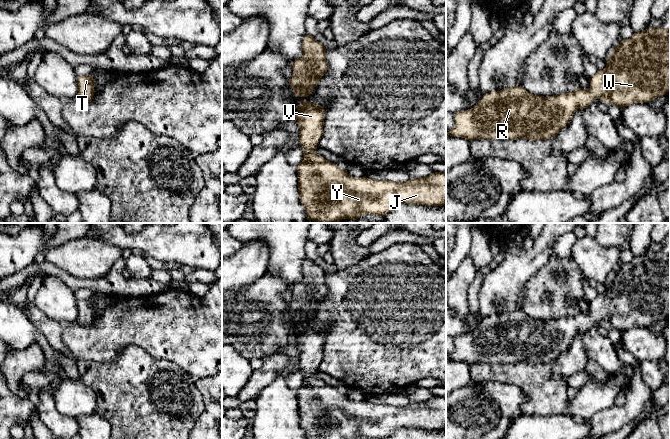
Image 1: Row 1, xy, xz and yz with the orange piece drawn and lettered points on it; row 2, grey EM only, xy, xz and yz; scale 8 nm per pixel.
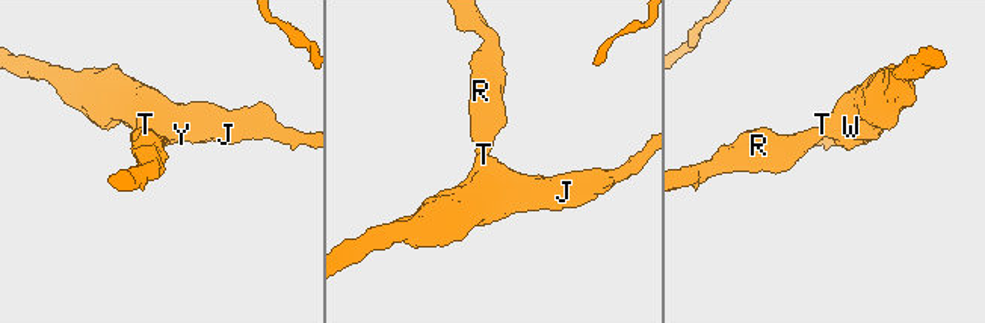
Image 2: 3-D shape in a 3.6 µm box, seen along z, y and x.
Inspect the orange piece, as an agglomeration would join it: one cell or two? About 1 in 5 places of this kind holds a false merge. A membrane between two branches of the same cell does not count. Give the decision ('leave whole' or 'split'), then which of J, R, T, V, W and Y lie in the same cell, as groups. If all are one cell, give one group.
leave whole; groups J R T V W Y

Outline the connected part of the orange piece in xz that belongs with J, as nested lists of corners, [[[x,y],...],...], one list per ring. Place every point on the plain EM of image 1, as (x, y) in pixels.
[[[310,325],[298,329],[297,348],[299,365],[303,371],[303,384],[298,392],[298,415],[300,426],[306,439],[385,439],[399,428],[443,430],[446,428],[446,397],[434,396],[407,406],[374,404],[352,401],[347,394],[339,392],[316,377],[318,366],[323,357],[325,333]]]

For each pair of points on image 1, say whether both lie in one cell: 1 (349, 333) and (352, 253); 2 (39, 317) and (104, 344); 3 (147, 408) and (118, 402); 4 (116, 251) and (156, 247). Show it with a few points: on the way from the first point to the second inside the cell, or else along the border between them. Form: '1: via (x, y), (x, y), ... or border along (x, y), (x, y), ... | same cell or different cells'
1: border along (371, 253), (352, 265), (338, 270) | different cells
2: border along (64, 324), (63, 343), (69, 350) | different cells
3: via (140, 402), (125, 402) | same cell
4: border along (100, 240), (118, 245), (122, 249) | different cells

